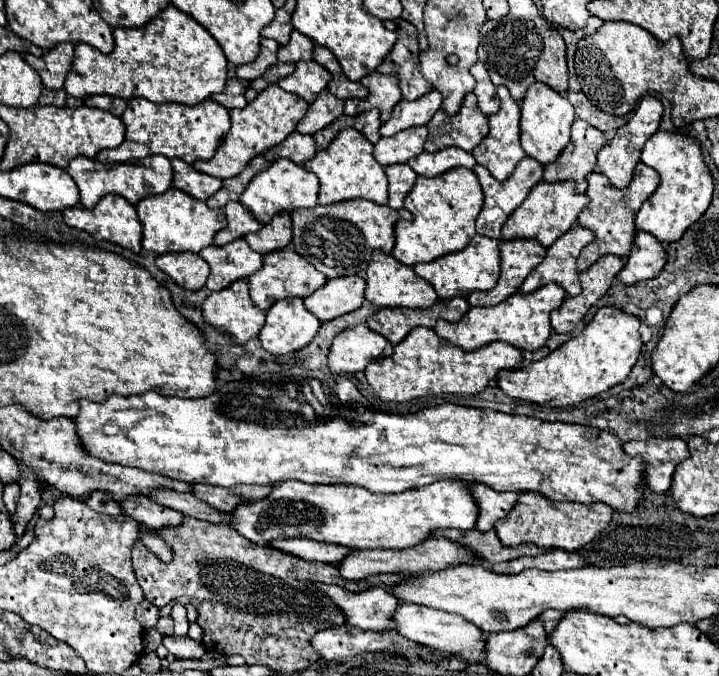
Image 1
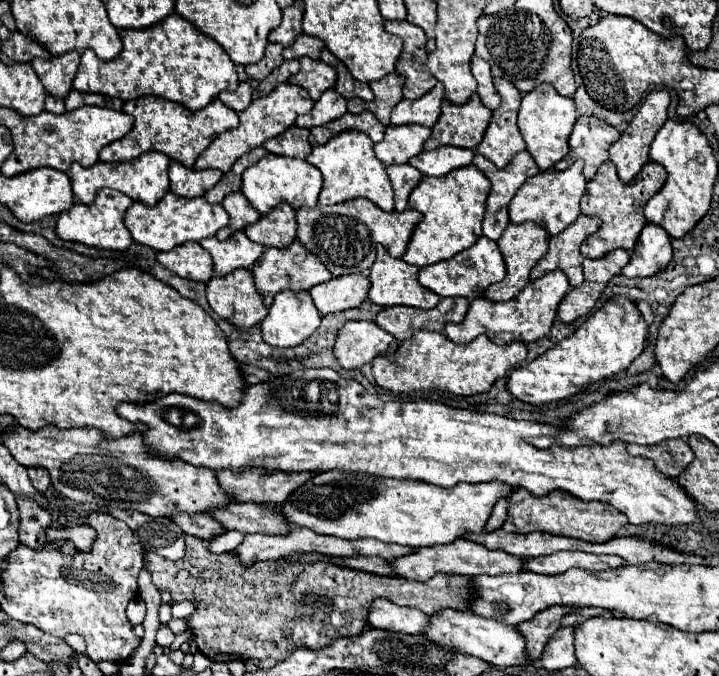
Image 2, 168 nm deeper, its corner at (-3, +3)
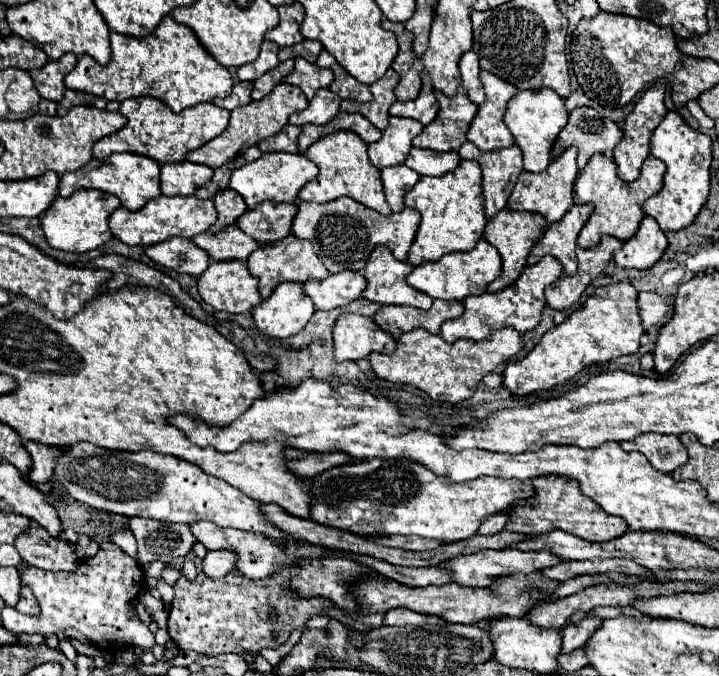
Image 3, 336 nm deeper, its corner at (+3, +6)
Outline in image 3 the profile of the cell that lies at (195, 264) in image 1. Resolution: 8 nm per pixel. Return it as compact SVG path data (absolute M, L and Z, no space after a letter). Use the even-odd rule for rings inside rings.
M172 237L164 243L146 247L146 255L166 269L174 269L178 273L188 273L196 277L202 275L210 265L210 257L204 253L204 249L196 247L190 239L182 237Z

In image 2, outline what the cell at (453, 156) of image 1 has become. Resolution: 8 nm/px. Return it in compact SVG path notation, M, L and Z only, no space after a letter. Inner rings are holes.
M442 146L432 152L420 152L418 156L410 158L410 164L418 168L424 176L444 176L450 170L462 168L472 164L474 152L468 148L454 148L454 146Z

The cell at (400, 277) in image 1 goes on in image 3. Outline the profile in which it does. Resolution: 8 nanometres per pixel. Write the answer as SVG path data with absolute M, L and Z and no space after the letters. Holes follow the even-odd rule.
M378 245L366 267L364 277L368 281L364 289L364 297L374 303L386 305L408 305L418 309L428 309L432 305L432 297L412 289L406 283L406 277L412 273L412 265L408 261L398 261L390 253L388 247Z

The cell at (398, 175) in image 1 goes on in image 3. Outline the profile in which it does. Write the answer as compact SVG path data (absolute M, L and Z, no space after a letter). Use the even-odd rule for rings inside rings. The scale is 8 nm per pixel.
M406 165L386 167L380 173L382 173L382 183L384 183L388 205L392 213L400 213L404 209L404 195L418 183L420 175L416 175Z

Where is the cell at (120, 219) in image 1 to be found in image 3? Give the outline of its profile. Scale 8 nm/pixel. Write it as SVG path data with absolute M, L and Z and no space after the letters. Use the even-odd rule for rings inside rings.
M80 189L66 199L56 197L50 209L40 219L44 237L50 247L60 251L70 251L70 253L92 251L112 239L112 233L108 229L108 217L118 207L120 207L120 201L116 197L94 189Z

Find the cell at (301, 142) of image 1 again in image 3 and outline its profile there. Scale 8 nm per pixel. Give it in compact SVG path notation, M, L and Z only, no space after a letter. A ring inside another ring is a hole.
M286 125L280 133L264 139L258 143L262 153L272 153L272 151L286 151L286 153L298 153L298 135L300 135L300 127L296 125Z

